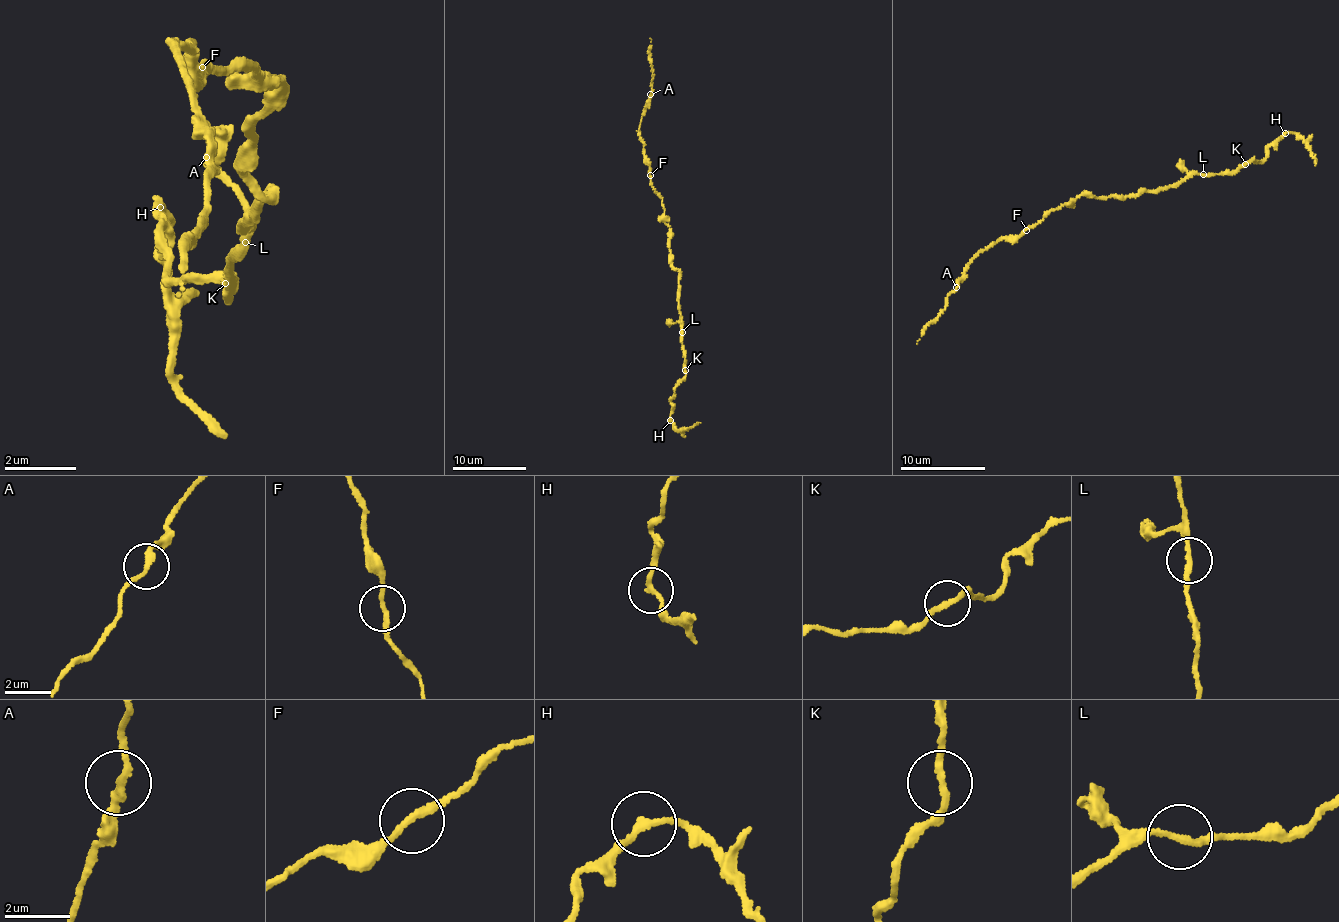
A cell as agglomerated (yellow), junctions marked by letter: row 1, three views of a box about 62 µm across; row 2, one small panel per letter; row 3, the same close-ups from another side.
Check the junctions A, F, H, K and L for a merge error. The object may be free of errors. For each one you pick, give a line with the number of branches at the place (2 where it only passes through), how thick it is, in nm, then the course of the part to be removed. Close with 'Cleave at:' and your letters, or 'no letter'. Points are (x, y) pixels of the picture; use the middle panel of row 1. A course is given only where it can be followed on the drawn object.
H: branches 2; calibre 200 nm; course (671, 421), (673, 427), (678, 430), (701, 423)
Cleave at: H

